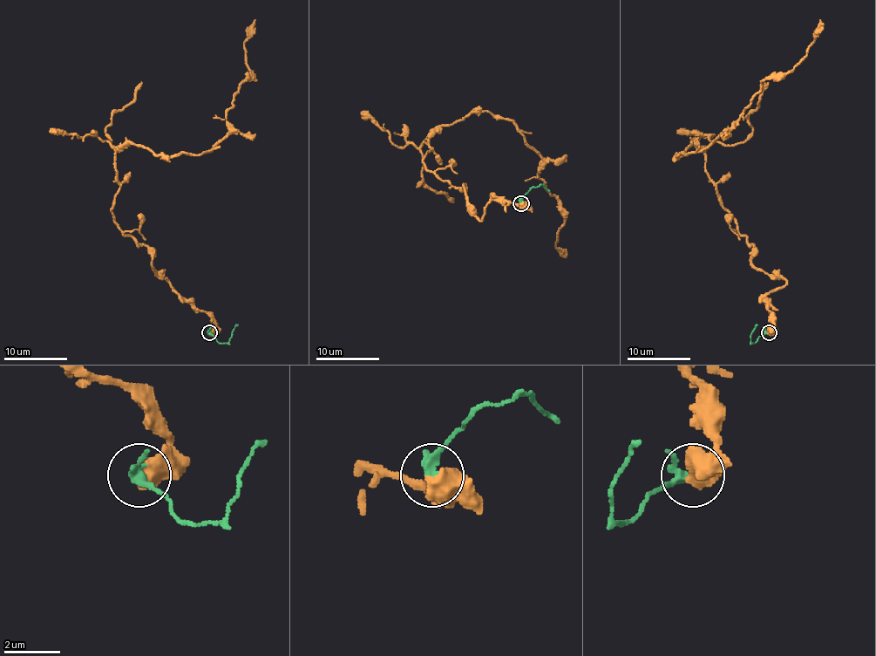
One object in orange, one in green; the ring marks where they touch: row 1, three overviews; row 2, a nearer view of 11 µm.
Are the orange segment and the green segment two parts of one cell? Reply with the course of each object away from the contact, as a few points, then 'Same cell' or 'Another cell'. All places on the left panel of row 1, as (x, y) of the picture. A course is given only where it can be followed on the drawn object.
Course of orange: (209, 332), (213, 320), (115, 220), (117, 152), (212, 148), (252, 72), (254, 20). Course of green: (209, 332), (219, 342), (227, 342), (237, 324). Same cell

